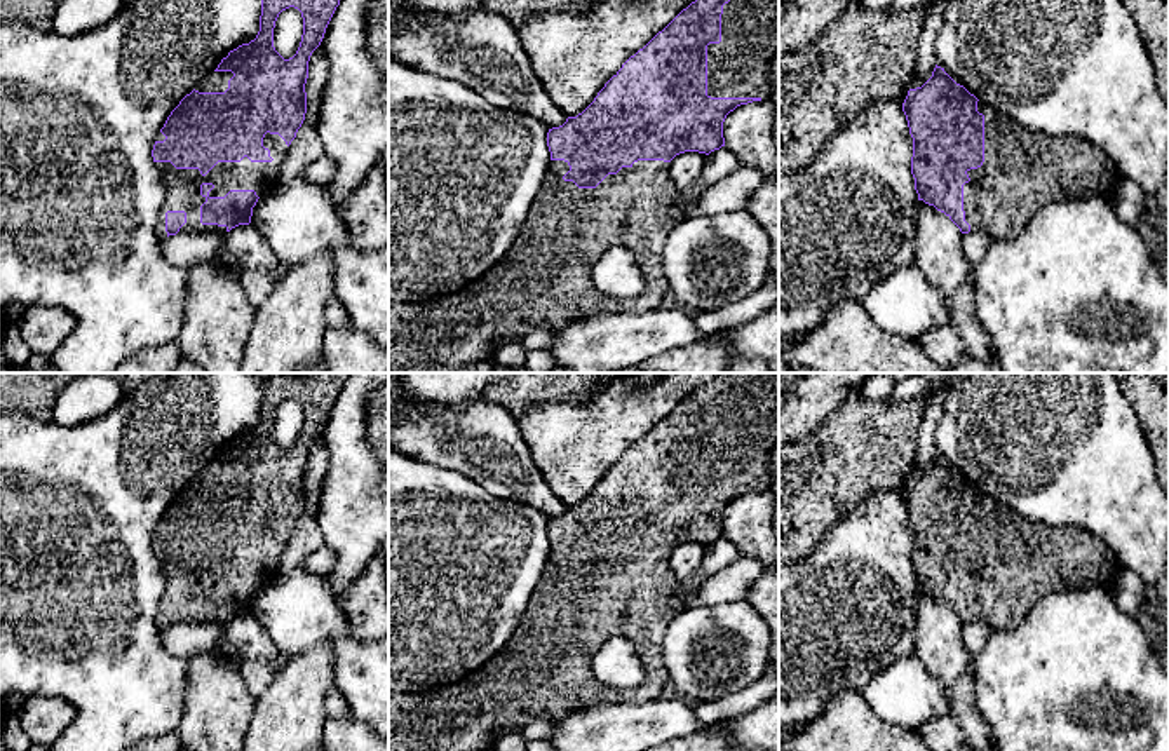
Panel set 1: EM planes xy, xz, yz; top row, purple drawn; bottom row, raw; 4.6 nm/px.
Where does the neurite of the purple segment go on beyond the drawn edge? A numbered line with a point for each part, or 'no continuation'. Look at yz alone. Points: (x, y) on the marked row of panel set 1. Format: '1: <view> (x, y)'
1: yz (1023, 171)

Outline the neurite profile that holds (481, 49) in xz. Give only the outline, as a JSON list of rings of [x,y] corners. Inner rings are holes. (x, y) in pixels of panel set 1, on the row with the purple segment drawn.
[[[389,0],[389,58],[458,80],[491,105],[537,118],[547,129],[568,118],[544,89],[516,28],[483,5],[462,17],[443,17]]]

